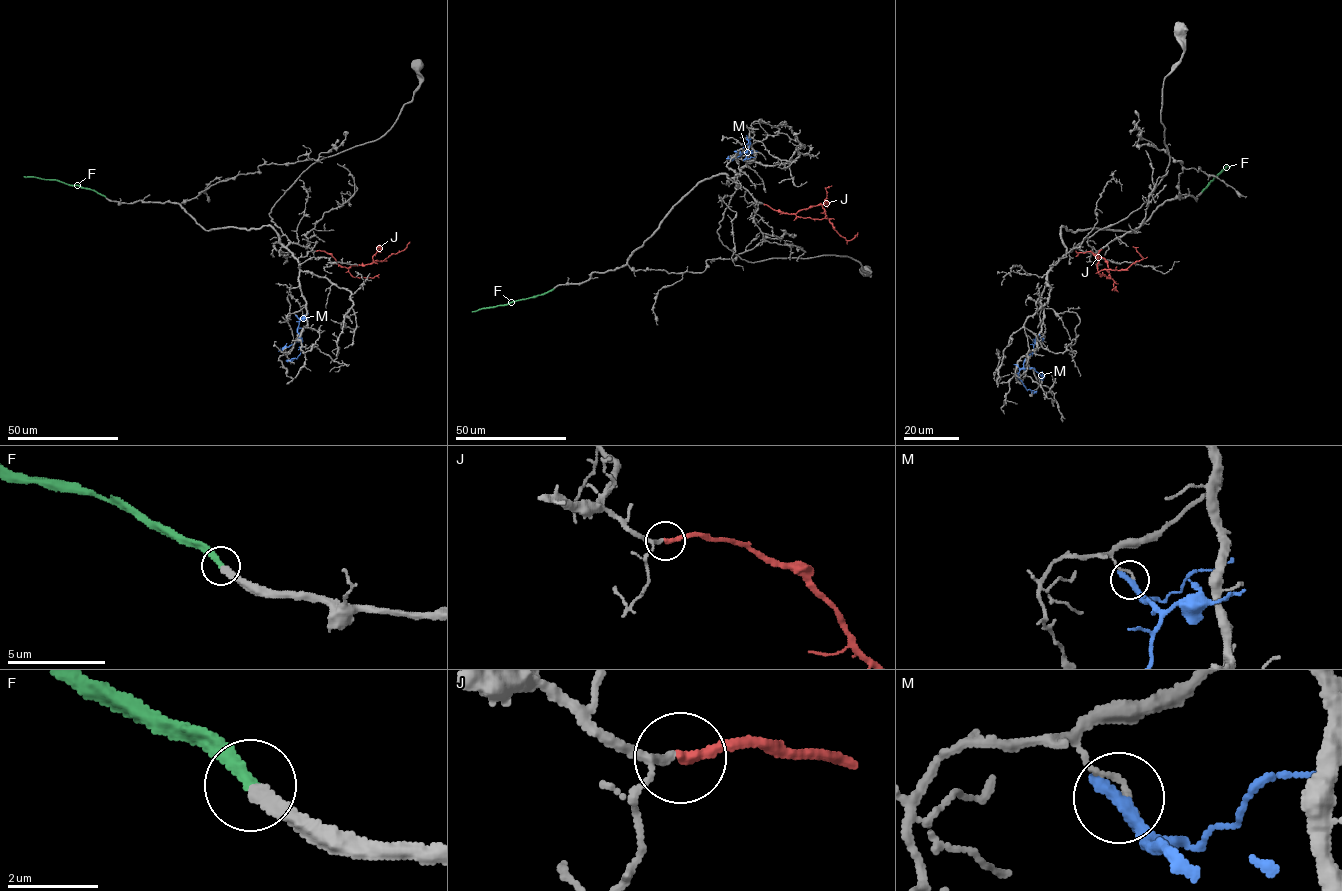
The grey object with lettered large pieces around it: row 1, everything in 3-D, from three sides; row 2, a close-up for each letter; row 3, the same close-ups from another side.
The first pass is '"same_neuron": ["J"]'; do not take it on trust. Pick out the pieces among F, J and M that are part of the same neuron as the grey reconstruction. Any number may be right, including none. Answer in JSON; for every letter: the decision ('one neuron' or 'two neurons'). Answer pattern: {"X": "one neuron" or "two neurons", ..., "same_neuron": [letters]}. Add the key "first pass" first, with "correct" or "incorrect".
{"first pass": "incorrect", "F": "one neuron", "J": "one neuron", "M": "two neurons", "same_neuron": ["F", "J"]}

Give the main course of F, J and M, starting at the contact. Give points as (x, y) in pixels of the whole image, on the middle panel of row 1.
F: (554, 288), (540, 295), (471, 312)
J: (763, 204), (789, 214), (821, 204), (832, 227), (846, 240), (851, 240), (857, 232)
M: (744, 160), (748, 153), (745, 146), (749, 143), (746, 152), (735, 158), (728, 156)

